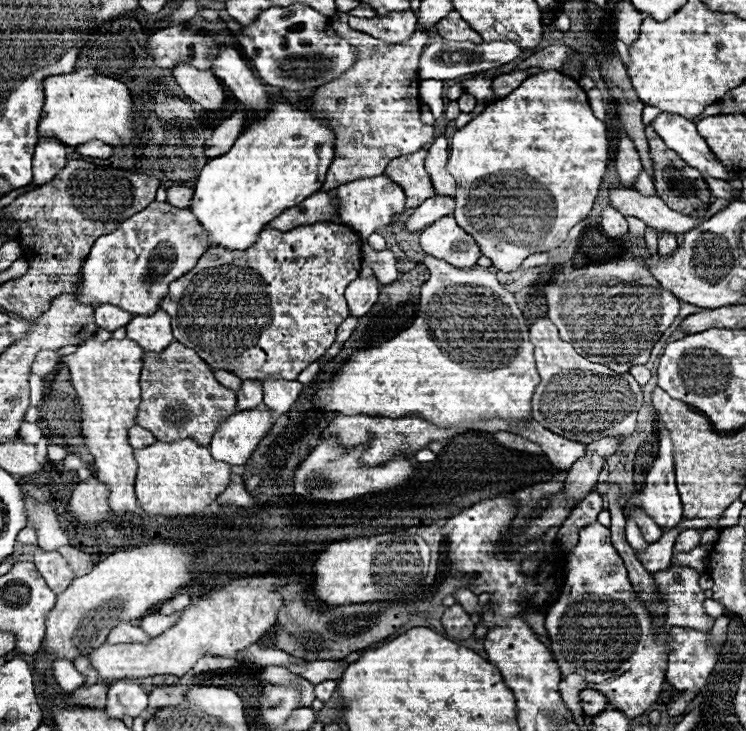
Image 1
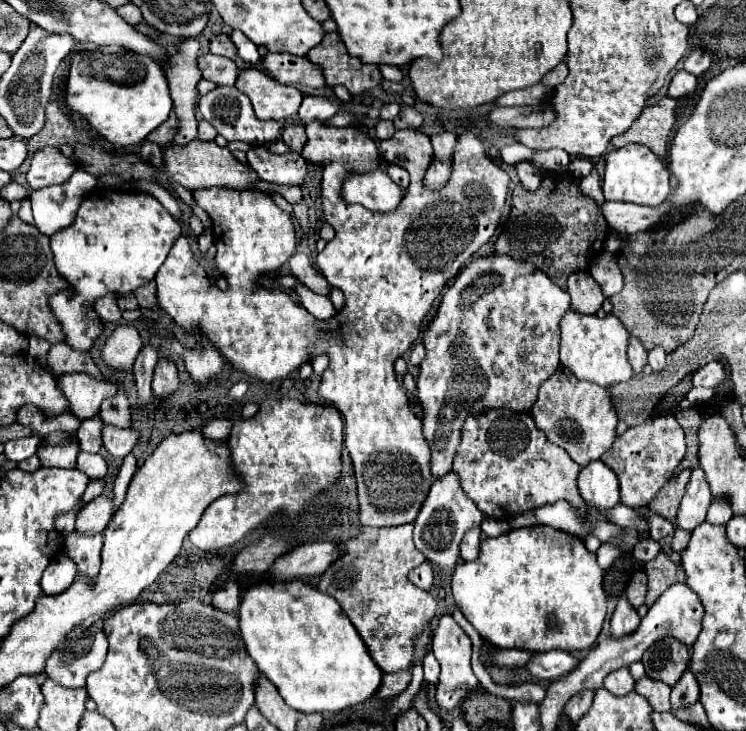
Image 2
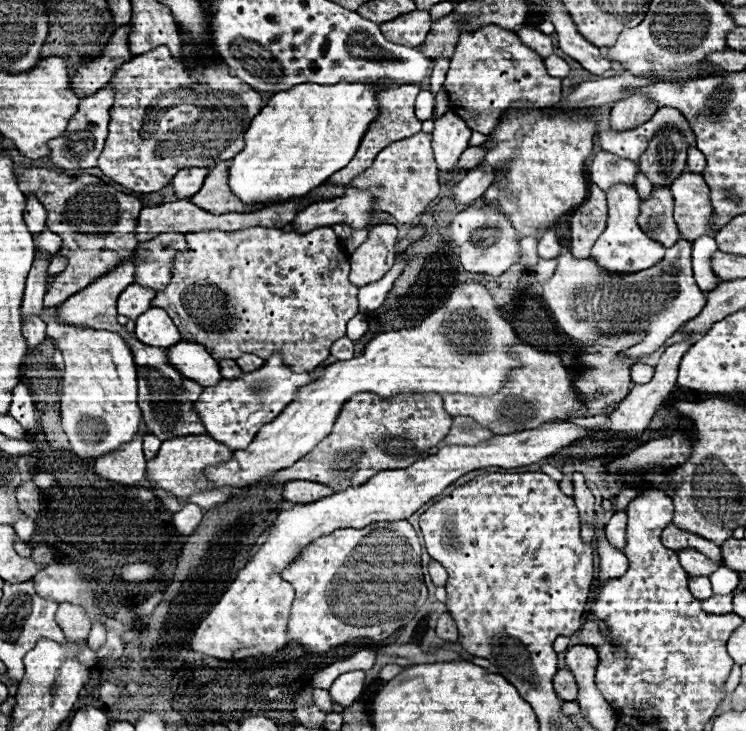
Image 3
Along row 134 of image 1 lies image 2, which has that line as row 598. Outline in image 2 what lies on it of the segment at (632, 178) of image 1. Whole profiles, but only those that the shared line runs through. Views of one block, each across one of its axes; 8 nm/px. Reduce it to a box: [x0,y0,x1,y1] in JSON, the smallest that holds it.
[610,596,640,638]

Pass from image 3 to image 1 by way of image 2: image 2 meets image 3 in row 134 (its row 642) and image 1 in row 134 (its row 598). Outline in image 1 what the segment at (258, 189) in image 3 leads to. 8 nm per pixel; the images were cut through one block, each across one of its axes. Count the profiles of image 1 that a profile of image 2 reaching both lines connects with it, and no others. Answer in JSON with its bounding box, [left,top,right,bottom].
[190,102,334,250]

